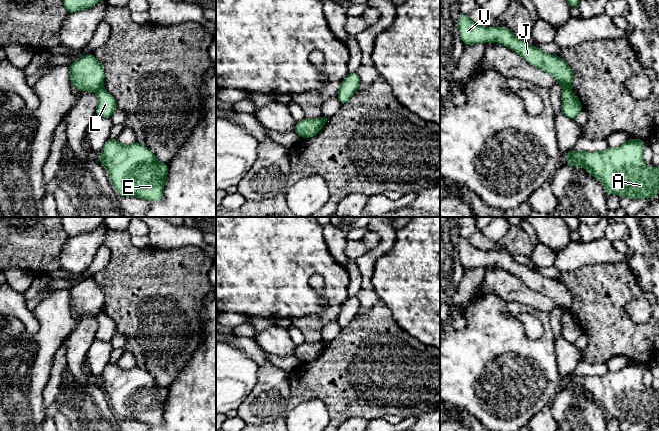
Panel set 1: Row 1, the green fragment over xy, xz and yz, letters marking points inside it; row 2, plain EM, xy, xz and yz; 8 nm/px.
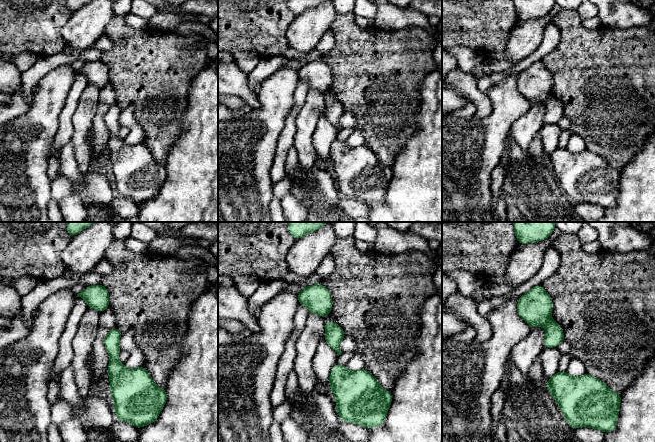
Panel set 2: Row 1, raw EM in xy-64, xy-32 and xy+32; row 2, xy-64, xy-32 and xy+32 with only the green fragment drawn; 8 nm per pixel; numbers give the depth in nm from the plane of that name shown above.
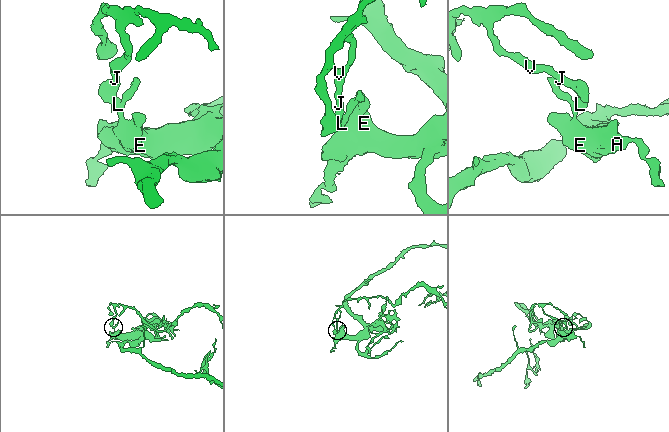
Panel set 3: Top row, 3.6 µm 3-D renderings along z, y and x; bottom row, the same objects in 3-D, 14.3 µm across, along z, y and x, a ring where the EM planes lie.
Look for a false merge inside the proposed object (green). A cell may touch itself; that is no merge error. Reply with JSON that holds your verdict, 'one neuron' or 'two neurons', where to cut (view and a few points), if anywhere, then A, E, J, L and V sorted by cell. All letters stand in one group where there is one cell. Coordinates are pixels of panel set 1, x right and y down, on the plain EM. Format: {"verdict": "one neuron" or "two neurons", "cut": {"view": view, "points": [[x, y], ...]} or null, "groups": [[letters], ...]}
{"verdict": "two neurons", "cut": {"view": "yz", "points": [[563, 311], [570, 314]]}, "groups": [["A", "E", "L"], ["J", "V"]]}

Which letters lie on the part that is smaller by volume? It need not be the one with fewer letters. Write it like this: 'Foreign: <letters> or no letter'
Foreign: J, V

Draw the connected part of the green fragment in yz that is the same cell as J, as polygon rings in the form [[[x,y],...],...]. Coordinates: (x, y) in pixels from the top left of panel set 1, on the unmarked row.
[[[459,238],[457,246],[461,264],[465,269],[498,265],[516,275],[529,288],[551,298],[566,313],[571,314],[574,302],[570,290],[557,279],[543,276],[530,267],[517,263],[506,251],[484,251],[473,247],[467,239]]]

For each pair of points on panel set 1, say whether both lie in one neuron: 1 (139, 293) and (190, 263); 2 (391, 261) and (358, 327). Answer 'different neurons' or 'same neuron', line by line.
1: same neuron
2: different neurons

